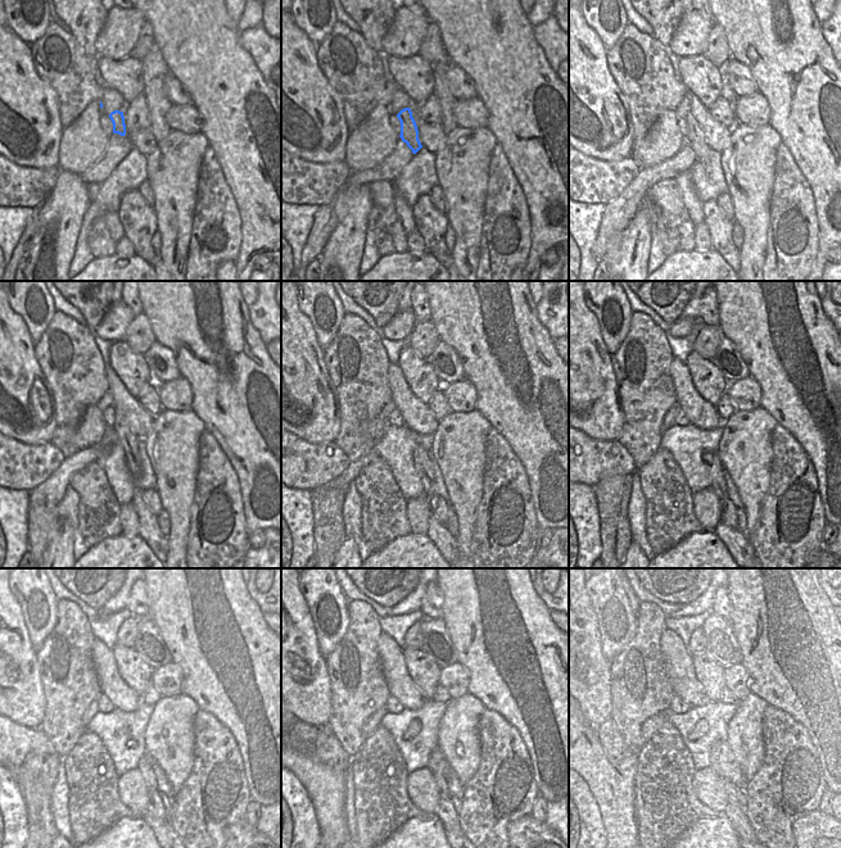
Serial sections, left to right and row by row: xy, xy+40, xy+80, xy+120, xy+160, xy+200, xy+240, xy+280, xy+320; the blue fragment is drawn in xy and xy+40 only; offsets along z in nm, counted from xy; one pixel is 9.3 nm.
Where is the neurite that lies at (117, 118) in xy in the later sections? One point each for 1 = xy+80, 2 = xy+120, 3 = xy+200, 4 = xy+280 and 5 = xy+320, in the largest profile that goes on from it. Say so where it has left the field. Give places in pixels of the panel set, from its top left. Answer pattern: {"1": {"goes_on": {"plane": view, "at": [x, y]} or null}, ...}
{"1": {"goes_on": {"plane": "xy+80", "at": [695, 139]}}, "2": {"goes_on": {"plane": "xy+120", "at": [130, 441]}}, "3": {"goes_on": {"plane": "xy+200", "at": [718, 485]}}, "4": {"goes_on": {"plane": "xy+280", "at": [439, 780]}}, "5": {"goes_on": {"plane": "xy+320", "at": [731, 790]}}}

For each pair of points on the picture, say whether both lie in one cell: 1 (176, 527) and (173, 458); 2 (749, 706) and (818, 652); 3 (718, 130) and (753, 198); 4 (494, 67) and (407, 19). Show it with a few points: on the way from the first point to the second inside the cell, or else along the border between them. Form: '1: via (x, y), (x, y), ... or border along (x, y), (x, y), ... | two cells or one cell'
1: via (177, 511), (176, 475) | one cell
2: border along (751, 692), (768, 703) | two cells
3: border along (731, 128), (728, 145), (720, 153) | two cells
4: border along (425, 16), (430, 22) | two cells

